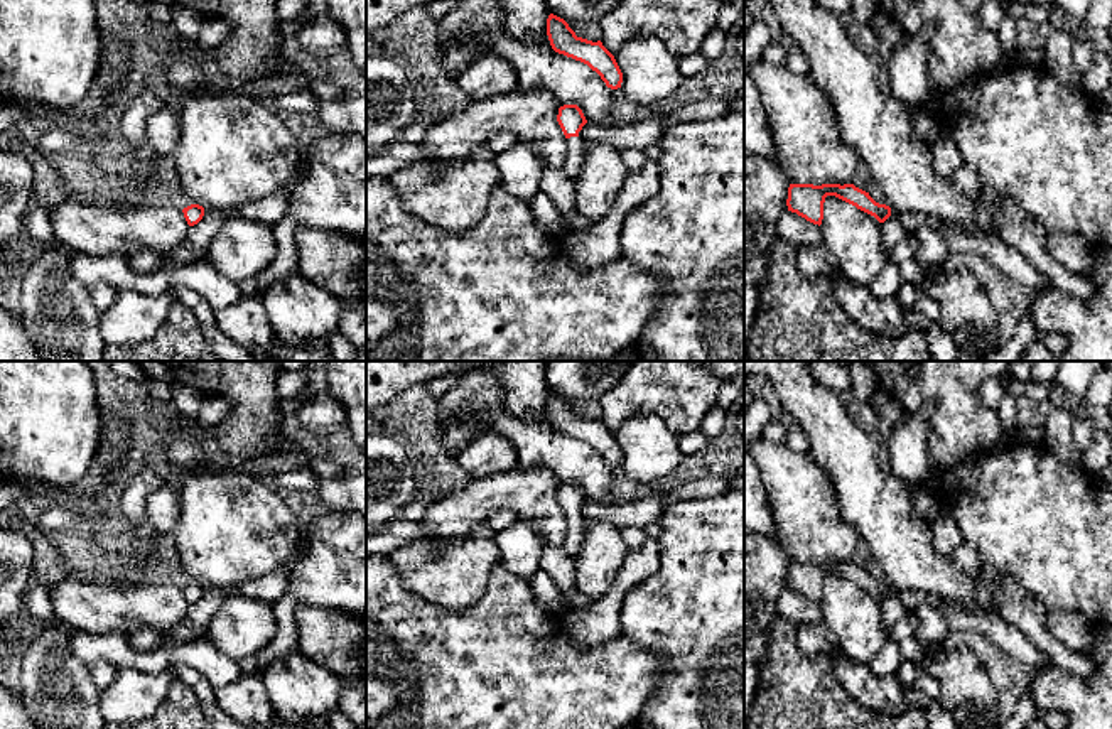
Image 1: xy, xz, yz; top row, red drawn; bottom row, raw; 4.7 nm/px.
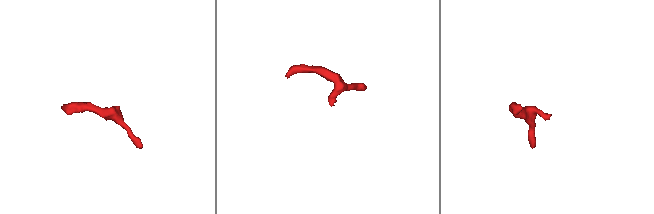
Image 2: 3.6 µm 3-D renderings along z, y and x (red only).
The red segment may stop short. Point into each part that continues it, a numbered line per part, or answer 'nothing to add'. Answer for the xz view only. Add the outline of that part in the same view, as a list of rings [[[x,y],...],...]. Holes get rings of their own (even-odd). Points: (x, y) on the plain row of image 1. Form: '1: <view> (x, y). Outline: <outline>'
1: xz (574, 534). Outline: [[[582,508],[577,515],[565,516],[567,532],[565,540],[562,543],[562,550],[572,559],[579,555],[580,543],[584,538],[584,523],[586,518],[582,516]]]

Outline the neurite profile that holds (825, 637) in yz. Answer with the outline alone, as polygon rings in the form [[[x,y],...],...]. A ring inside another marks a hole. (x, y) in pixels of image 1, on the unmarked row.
[[[823,621],[818,624],[798,624],[798,631],[798,645],[803,651],[810,655],[839,651],[837,640]]]

